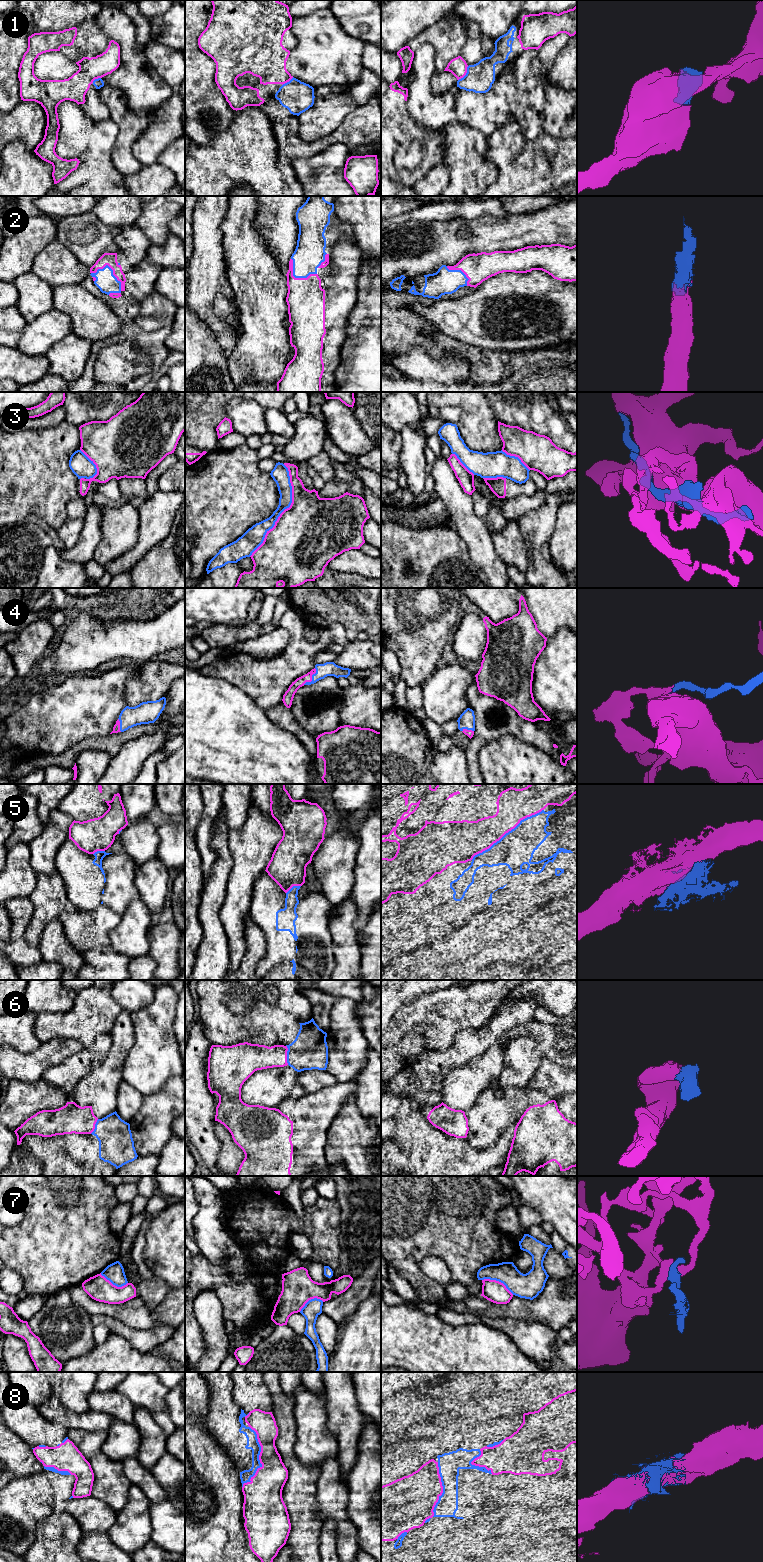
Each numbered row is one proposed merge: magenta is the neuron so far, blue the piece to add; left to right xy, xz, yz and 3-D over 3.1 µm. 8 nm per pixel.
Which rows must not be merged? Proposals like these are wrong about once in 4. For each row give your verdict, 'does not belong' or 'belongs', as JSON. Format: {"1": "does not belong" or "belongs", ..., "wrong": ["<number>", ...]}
{"1": "belongs", "2": "belongs", "3": "belongs", "4": "belongs", "5": "belongs", "6": "belongs", "7": "does not belong", "8": "belongs", "wrong": ["7"]}

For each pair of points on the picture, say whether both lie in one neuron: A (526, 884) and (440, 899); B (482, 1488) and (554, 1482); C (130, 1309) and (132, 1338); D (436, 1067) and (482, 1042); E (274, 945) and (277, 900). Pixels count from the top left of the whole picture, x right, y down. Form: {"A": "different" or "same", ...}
{"A": "different", "B": "same", "C": "different", "D": "same", "E": "same"}

